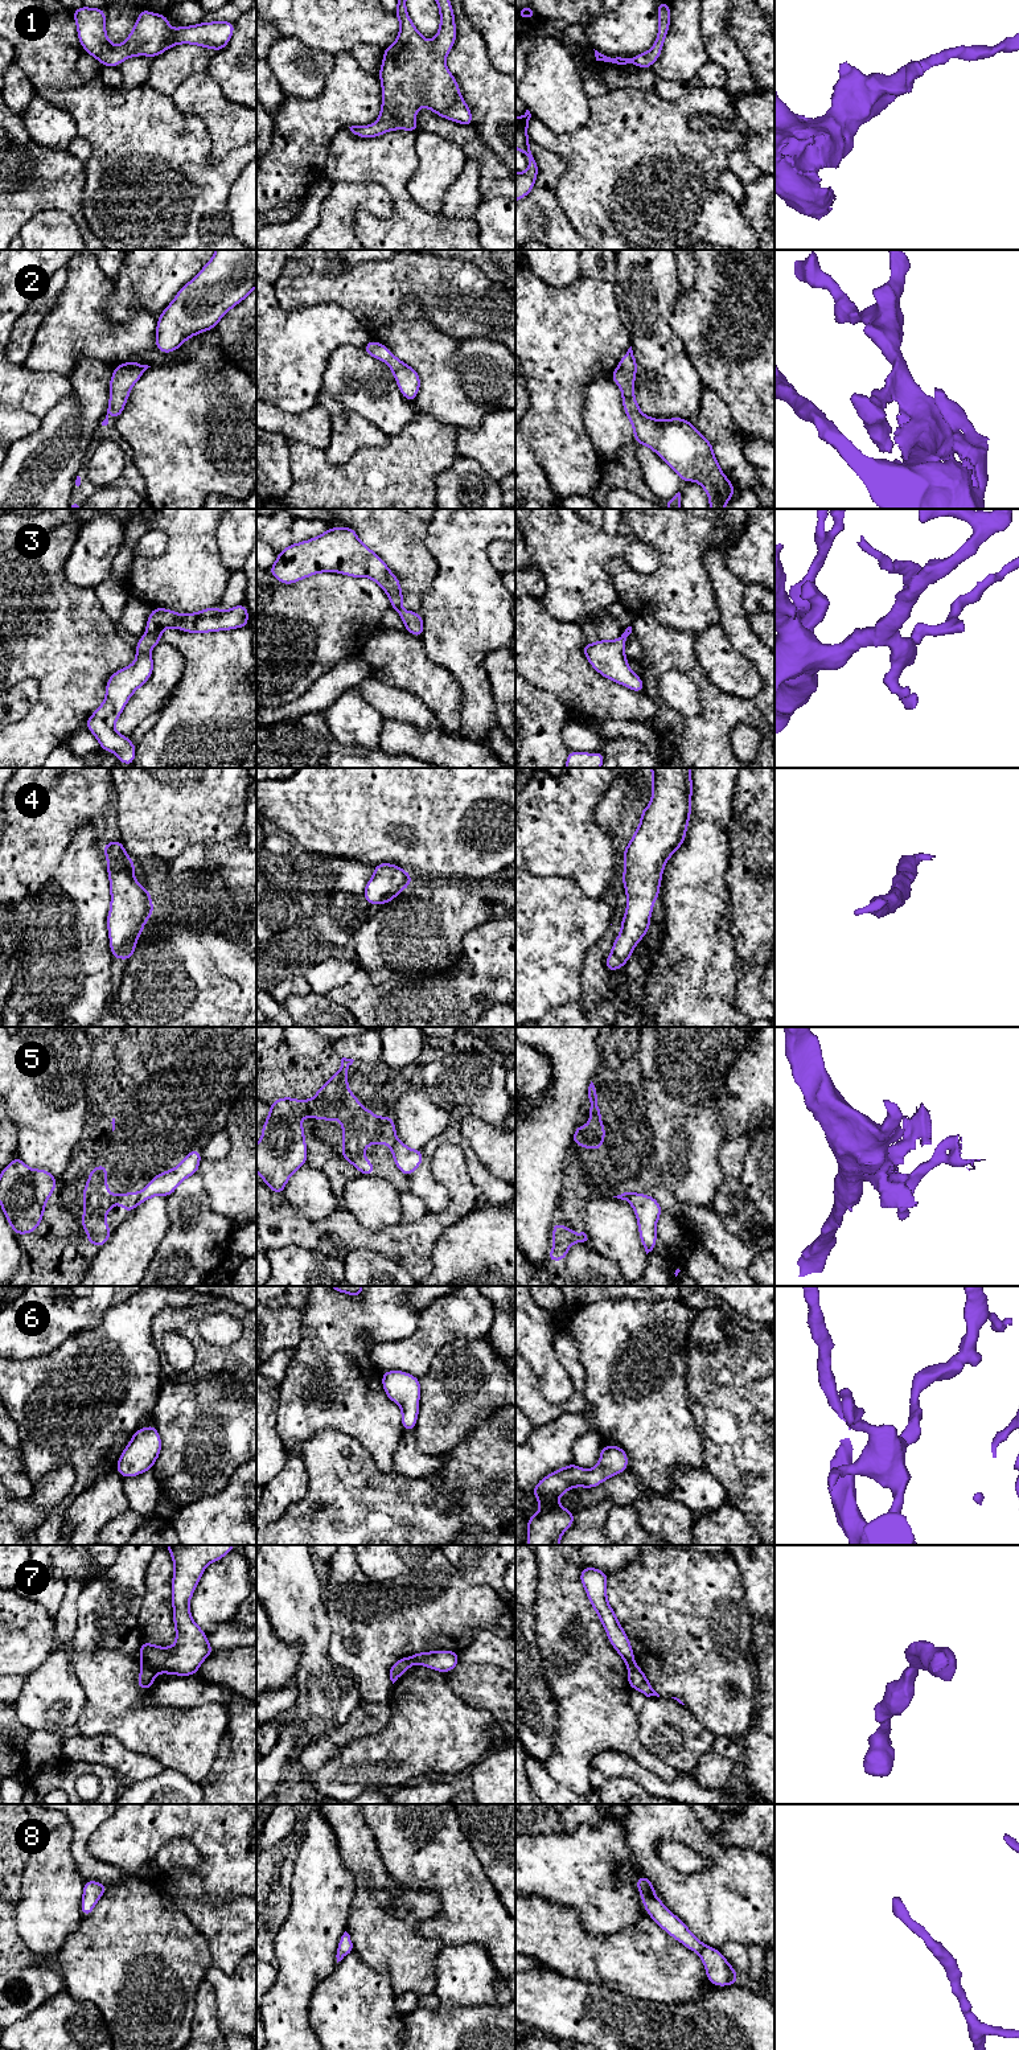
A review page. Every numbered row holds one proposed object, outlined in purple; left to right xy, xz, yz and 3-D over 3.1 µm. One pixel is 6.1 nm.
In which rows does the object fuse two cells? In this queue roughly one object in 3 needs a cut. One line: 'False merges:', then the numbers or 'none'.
False merges: 5, 7

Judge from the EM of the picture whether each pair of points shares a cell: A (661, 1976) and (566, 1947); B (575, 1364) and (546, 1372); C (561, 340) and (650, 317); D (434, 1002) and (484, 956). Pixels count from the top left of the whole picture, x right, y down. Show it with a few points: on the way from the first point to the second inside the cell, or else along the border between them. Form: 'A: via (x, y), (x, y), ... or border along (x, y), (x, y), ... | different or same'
A: via (637, 1962), (612, 1962), (590, 1955) | same
B: border along (553, 1338), (555, 1356), (572, 1384), (571, 1397) | different
C: border along (615, 294), (617, 313), (628, 332), (631, 345) | different
D: via (446, 993), (472, 966) | same

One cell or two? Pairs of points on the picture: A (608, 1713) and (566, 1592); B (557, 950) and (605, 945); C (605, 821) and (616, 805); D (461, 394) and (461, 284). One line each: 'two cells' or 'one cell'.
A: one cell
B: two cells
C: one cell
D: two cells

